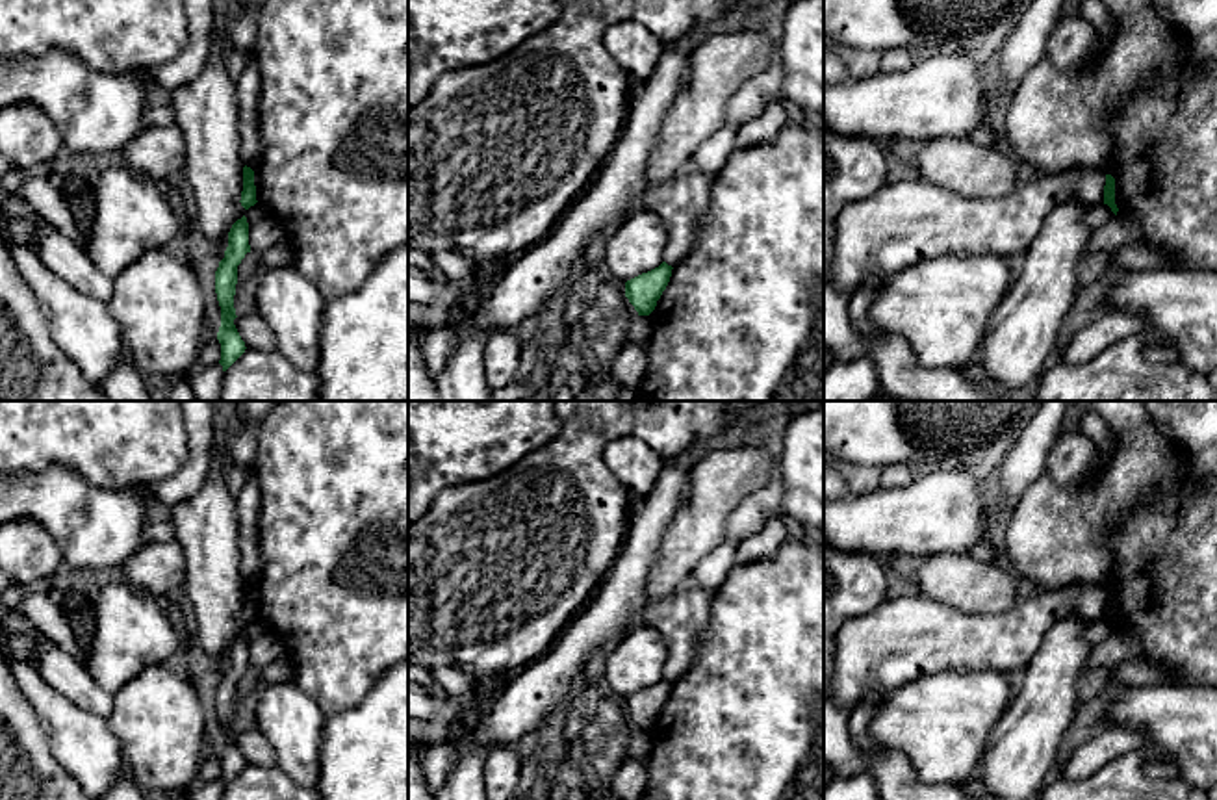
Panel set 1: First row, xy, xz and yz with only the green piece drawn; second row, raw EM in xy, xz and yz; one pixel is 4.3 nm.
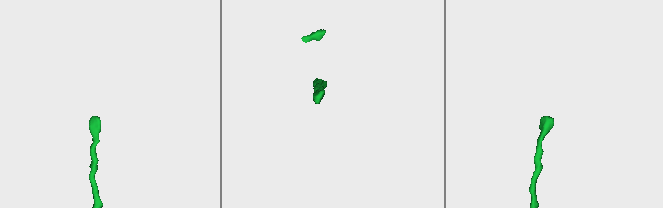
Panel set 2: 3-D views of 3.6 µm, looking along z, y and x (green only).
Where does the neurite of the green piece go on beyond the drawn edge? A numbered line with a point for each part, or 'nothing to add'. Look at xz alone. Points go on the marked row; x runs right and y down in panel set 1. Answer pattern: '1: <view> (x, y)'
nothing to add

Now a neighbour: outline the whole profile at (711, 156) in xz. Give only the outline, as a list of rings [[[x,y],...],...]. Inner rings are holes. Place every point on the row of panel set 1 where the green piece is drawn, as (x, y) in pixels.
[[[727,124],[709,135],[692,154],[698,171],[714,178],[737,150],[737,137],[738,130]]]

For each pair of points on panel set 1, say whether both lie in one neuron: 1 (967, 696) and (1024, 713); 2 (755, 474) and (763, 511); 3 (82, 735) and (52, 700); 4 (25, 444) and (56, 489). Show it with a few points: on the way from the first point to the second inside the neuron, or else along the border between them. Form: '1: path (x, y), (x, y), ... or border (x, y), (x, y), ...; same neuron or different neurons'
1: border (1012, 702), (986, 745); different neurons
2: border (778, 466), (728, 516); different neurons
3: path (73, 726), (56, 709); same neuron
4: border (19, 470), (64, 464), (84, 479); different neurons

